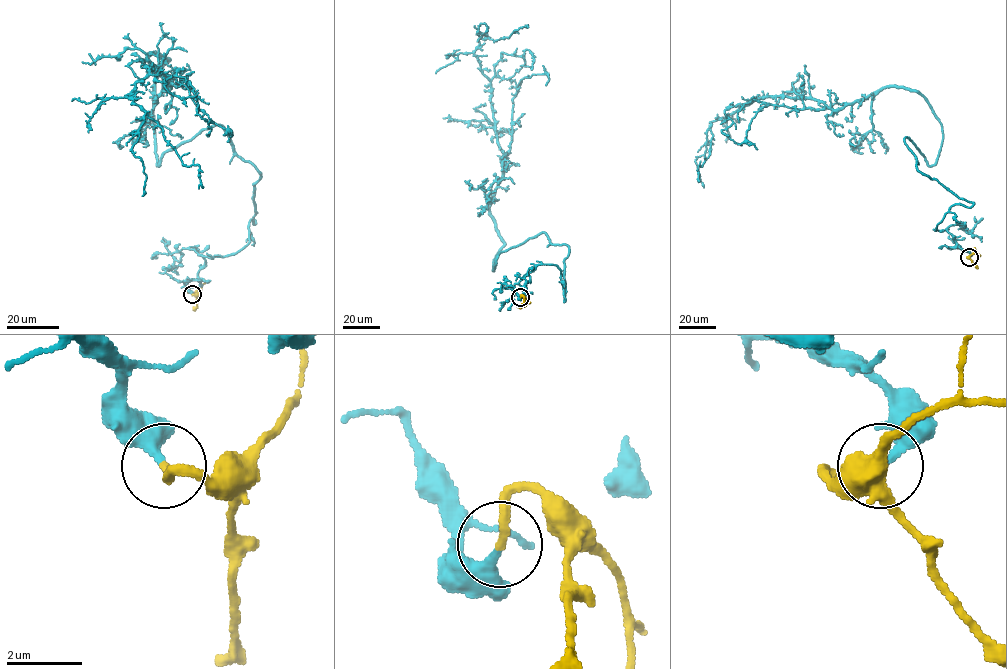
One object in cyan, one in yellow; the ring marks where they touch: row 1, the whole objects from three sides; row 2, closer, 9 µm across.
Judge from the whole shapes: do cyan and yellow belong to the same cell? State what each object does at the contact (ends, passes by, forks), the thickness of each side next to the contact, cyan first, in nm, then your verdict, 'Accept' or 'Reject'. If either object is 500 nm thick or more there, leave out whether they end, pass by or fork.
At the ring cyan ends. At the ring yellow ends. Thickness 280 nm (cyan) against 220 nm. Accept

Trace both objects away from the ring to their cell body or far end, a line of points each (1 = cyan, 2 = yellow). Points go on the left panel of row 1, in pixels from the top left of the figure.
1: (192, 294), (260, 172), (220, 125), (157, 165), (150, 53), (170, 86), (126, 97), (199, 188)
2: (192, 294), (201, 290), (187, 291)

